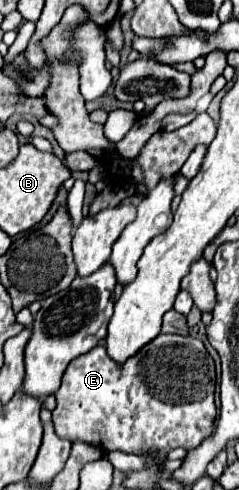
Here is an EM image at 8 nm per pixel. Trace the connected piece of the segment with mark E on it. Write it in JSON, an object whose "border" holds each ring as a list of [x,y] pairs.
{"border":[[[160,334],[136,354],[136,358],[128,358],[124,366],[116,366],[104,350],[104,346],[96,346],[88,354],[70,362],[62,376],[62,386],[56,390],[56,410],[52,412],[52,422],[56,426],[56,434],[68,440],[92,442],[92,446],[100,446],[100,450],[122,450],[130,454],[140,454],[144,450],[164,450],[170,452],[174,448],[198,448],[200,442],[212,434],[216,420],[214,406],[214,386],[216,386],[216,368],[214,360],[206,352],[202,340],[190,336],[174,336]]]}

